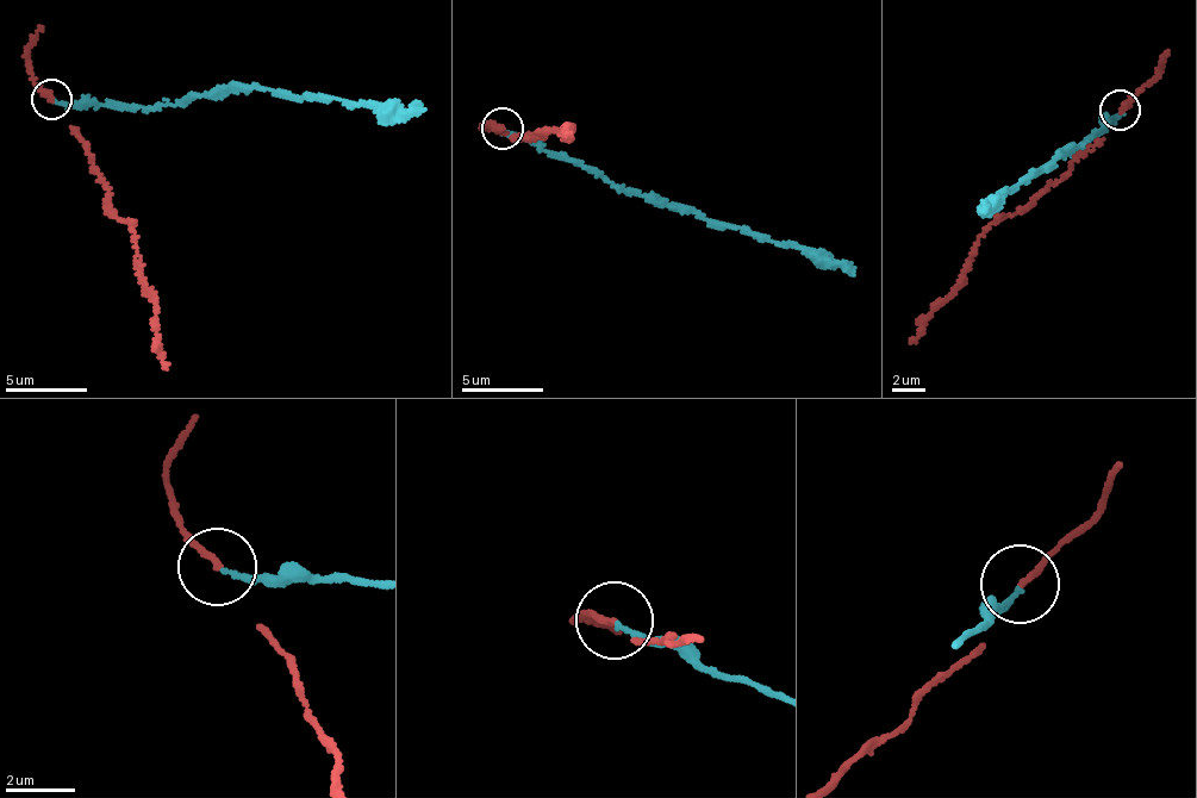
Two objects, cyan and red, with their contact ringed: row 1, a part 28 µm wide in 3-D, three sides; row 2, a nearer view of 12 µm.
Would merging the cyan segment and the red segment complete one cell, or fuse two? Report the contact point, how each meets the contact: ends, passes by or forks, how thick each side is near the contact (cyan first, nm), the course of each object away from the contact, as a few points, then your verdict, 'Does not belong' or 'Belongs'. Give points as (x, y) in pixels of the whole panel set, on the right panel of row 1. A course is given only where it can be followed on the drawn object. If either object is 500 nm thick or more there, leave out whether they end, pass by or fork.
Place: (1120, 110). At the ring cyan ends. At the ring red ends. Thickness 150 nm (cyan) against 180 nm. Course of cyan: (1120, 110), (1080, 147), (1070, 154), (1060, 154), (995, 198), (984, 212). Course of red: (1120, 110), (1099, 142), (1023, 209), (1001, 220), (972, 249), (970, 269), (910, 343). Does not belong

